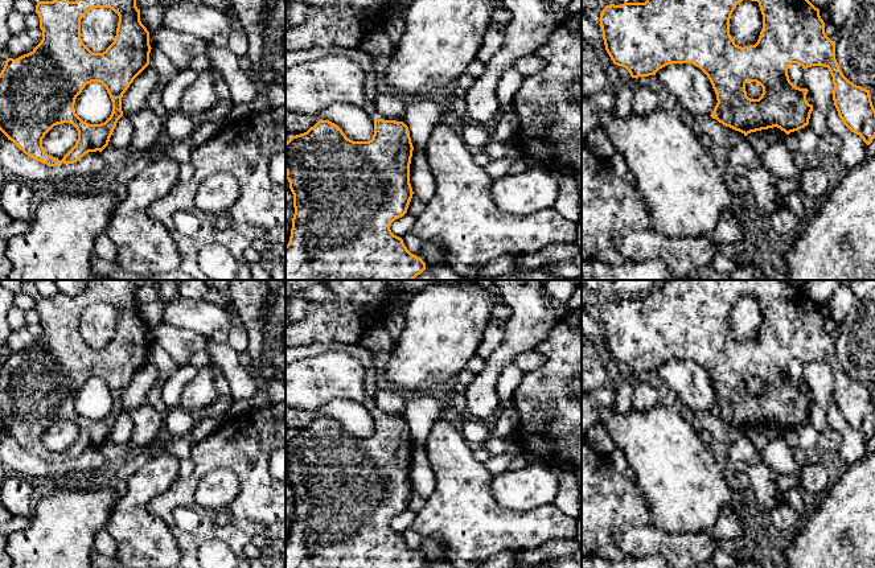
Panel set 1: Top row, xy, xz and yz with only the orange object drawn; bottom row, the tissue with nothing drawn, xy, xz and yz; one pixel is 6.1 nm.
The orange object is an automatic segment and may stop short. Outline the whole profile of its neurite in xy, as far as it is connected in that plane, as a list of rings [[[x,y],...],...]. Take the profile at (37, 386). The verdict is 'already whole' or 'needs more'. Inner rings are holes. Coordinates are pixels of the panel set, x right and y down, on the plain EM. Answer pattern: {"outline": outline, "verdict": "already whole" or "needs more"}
{"outline": [[[90,280],[87,284],[87,288],[81,295],[78,295],[75,297],[69,297],[61,292],[58,292],[53,297],[38,297],[36,301],[36,309],[40,313],[40,325],[42,326],[41,338],[28,350],[24,350],[16,355],[7,354],[5,361],[0,369],[0,427],[8,433],[8,436],[13,437],[20,446],[22,446],[25,450],[28,450],[33,456],[37,456],[37,457],[46,460],[49,462],[56,462],[61,458],[74,460],[78,456],[81,456],[86,449],[96,448],[96,446],[102,448],[108,441],[110,433],[116,423],[116,419],[123,412],[123,407],[122,407],[123,390],[130,383],[130,380],[133,378],[133,375],[149,361],[149,349],[152,345],[149,341],[149,328],[140,317],[140,305],[136,302],[136,285],[131,280]],[[94,304],[110,304],[119,312],[119,318],[118,318],[116,332],[114,334],[114,338],[103,349],[93,349],[83,339],[83,337],[81,334],[81,316],[90,305],[94,305]],[[91,378],[102,379],[106,383],[106,386],[111,394],[111,398],[112,398],[112,408],[111,408],[110,413],[104,419],[100,419],[100,420],[89,420],[89,419],[83,417],[75,409],[75,404],[74,404],[77,392],[82,388],[85,382],[91,379]],[[63,419],[73,420],[77,424],[78,436],[77,436],[75,441],[59,457],[58,454],[56,454],[45,448],[45,445],[42,443],[42,435],[54,421],[63,420]]], "verdict": "already whole"}

